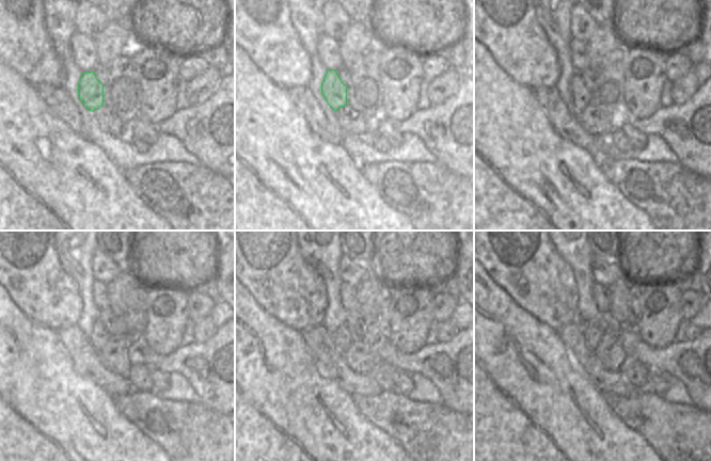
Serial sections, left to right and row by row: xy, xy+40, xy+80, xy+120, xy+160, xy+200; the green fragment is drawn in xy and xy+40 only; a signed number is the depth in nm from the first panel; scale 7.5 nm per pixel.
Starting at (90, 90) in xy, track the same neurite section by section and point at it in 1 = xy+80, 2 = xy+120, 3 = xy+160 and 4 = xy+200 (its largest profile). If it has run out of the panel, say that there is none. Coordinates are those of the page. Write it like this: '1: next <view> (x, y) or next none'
1: next xy+80 (580, 96)
2: next xy+120 (99, 337)
3: next xy+160 (341, 338)
4: next xy+200 (591, 334)

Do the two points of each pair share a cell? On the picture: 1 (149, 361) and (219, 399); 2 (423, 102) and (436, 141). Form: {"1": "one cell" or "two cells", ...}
{"1": "one cell", "2": "two cells"}

